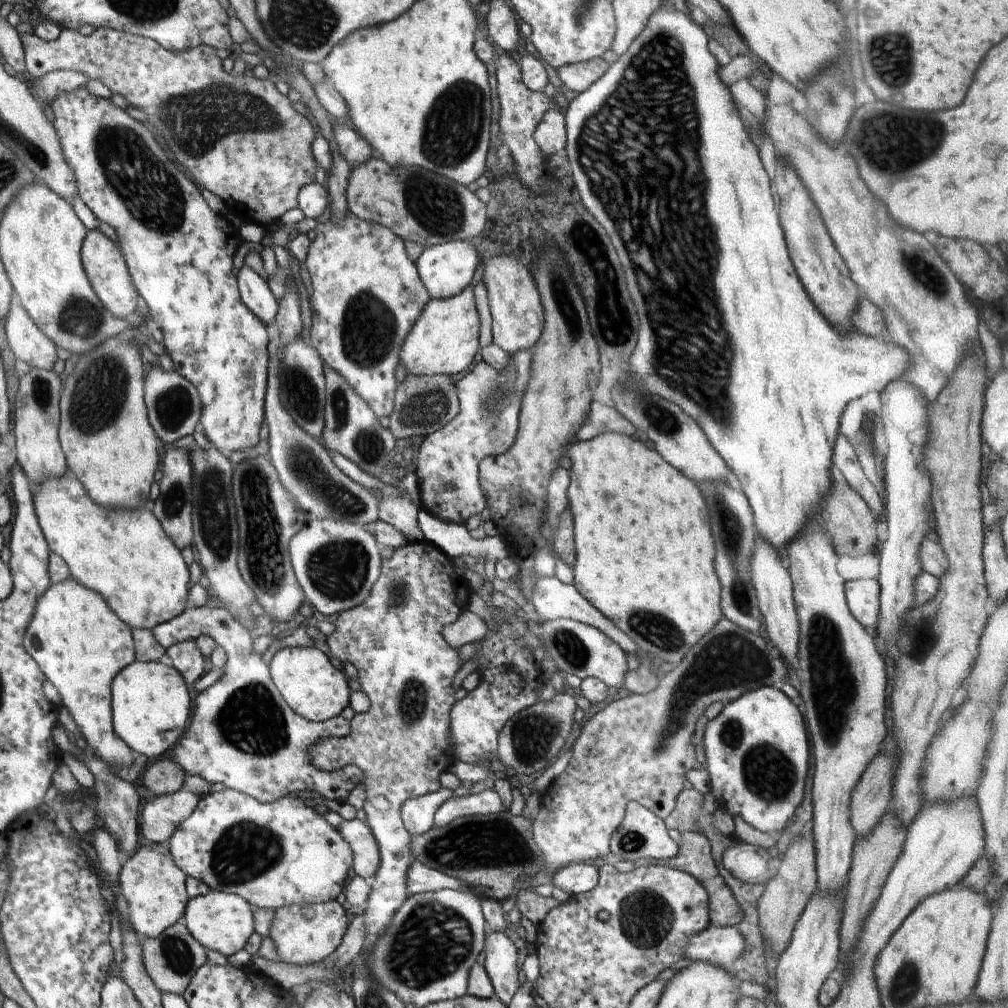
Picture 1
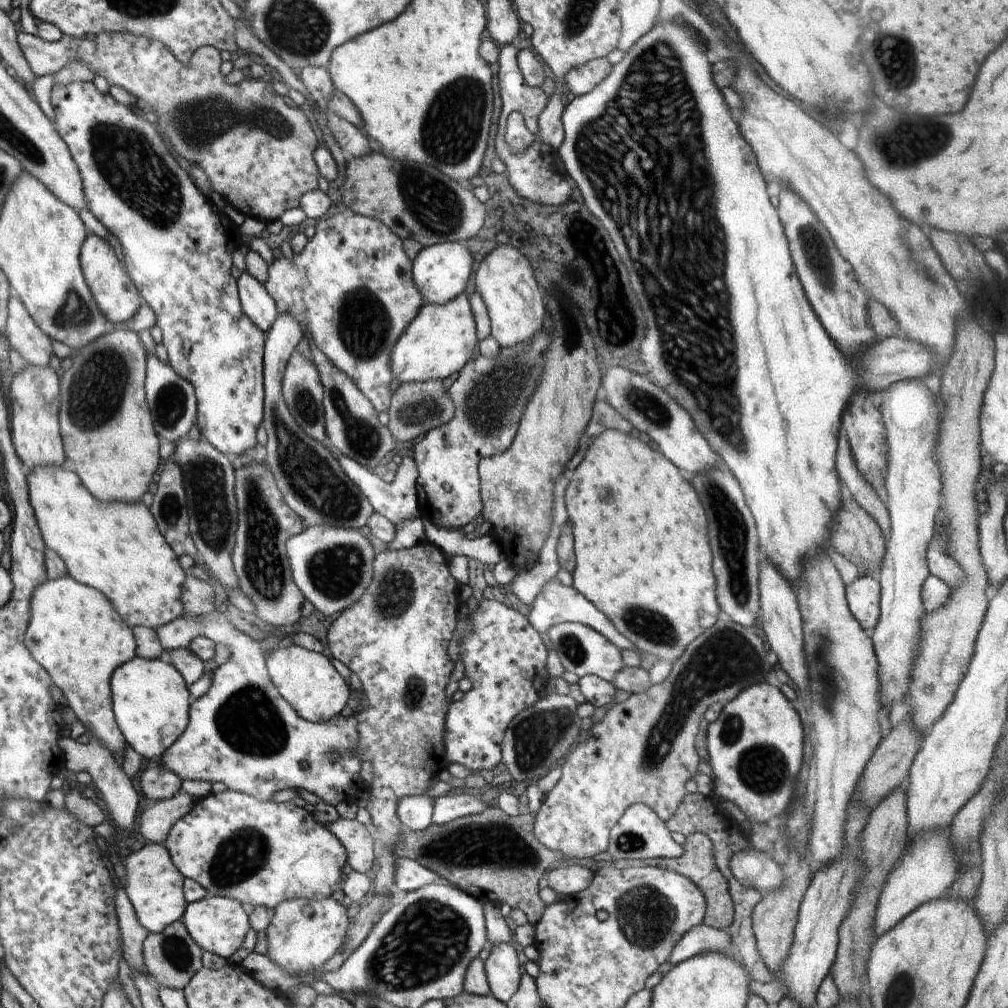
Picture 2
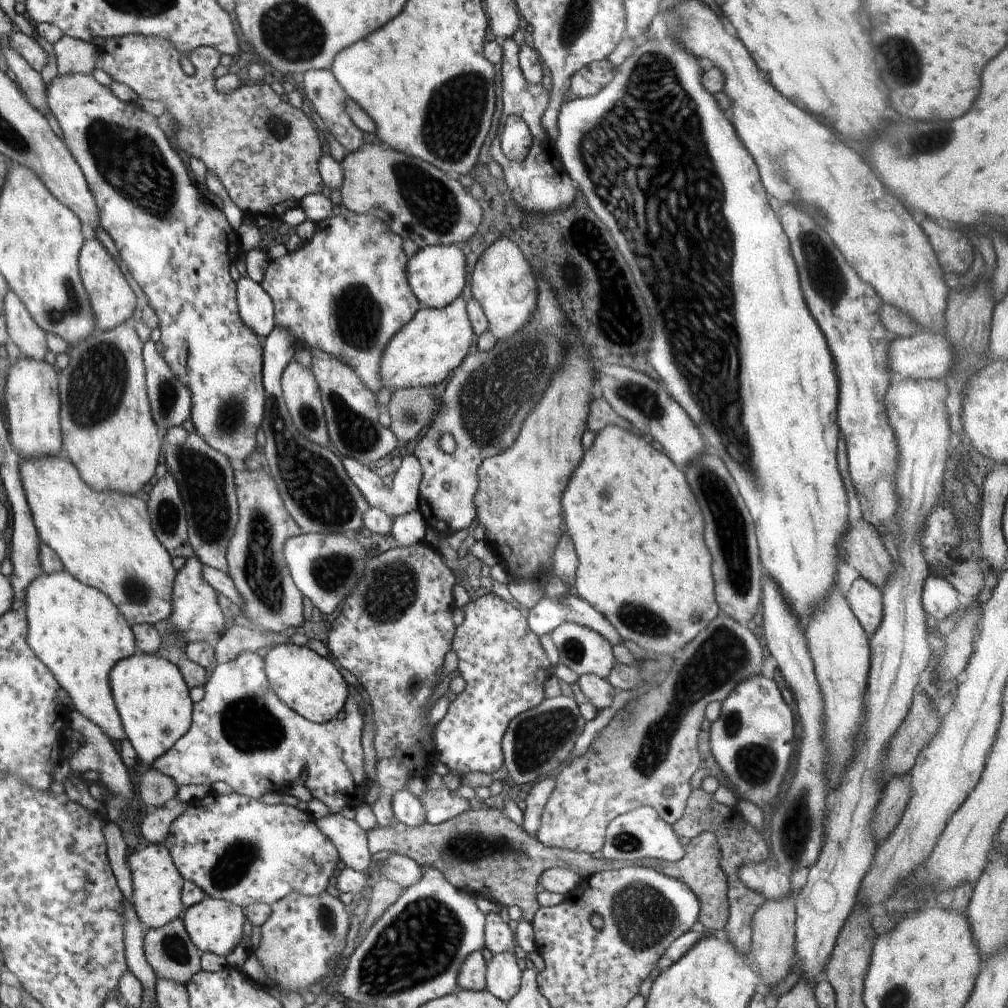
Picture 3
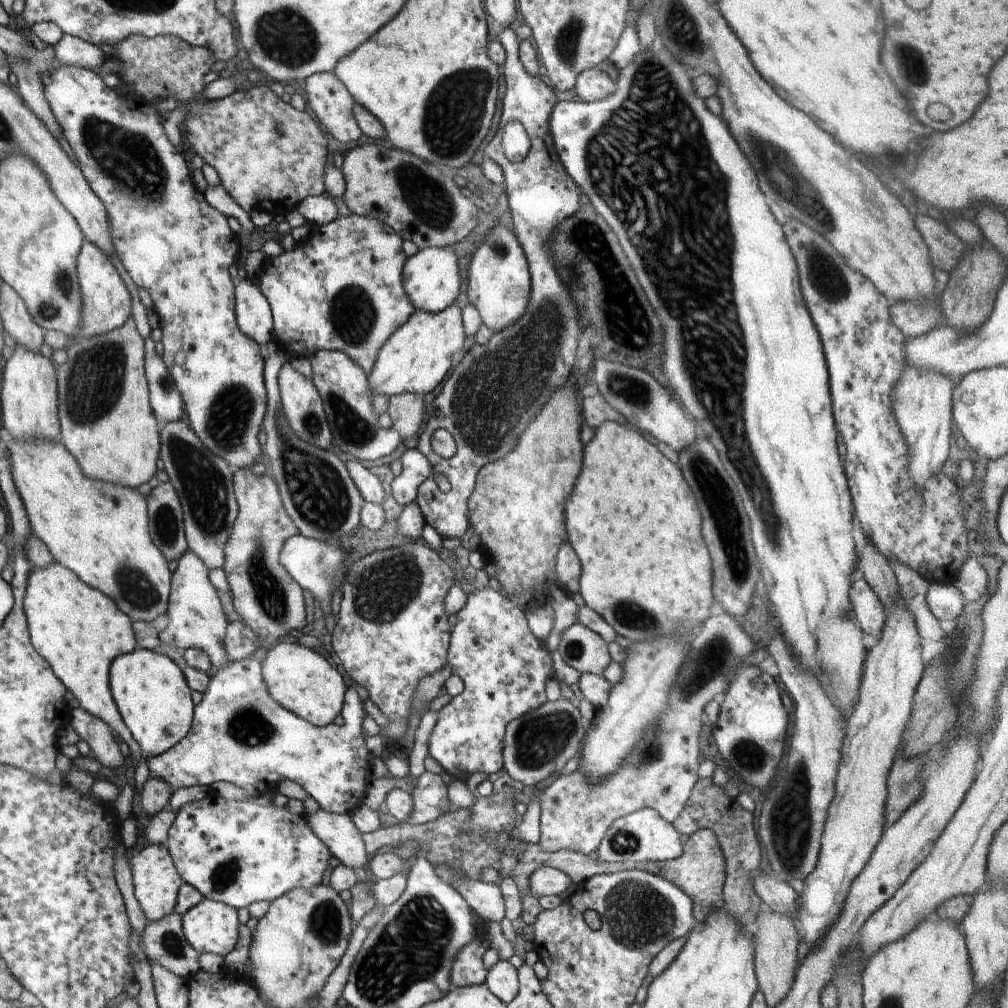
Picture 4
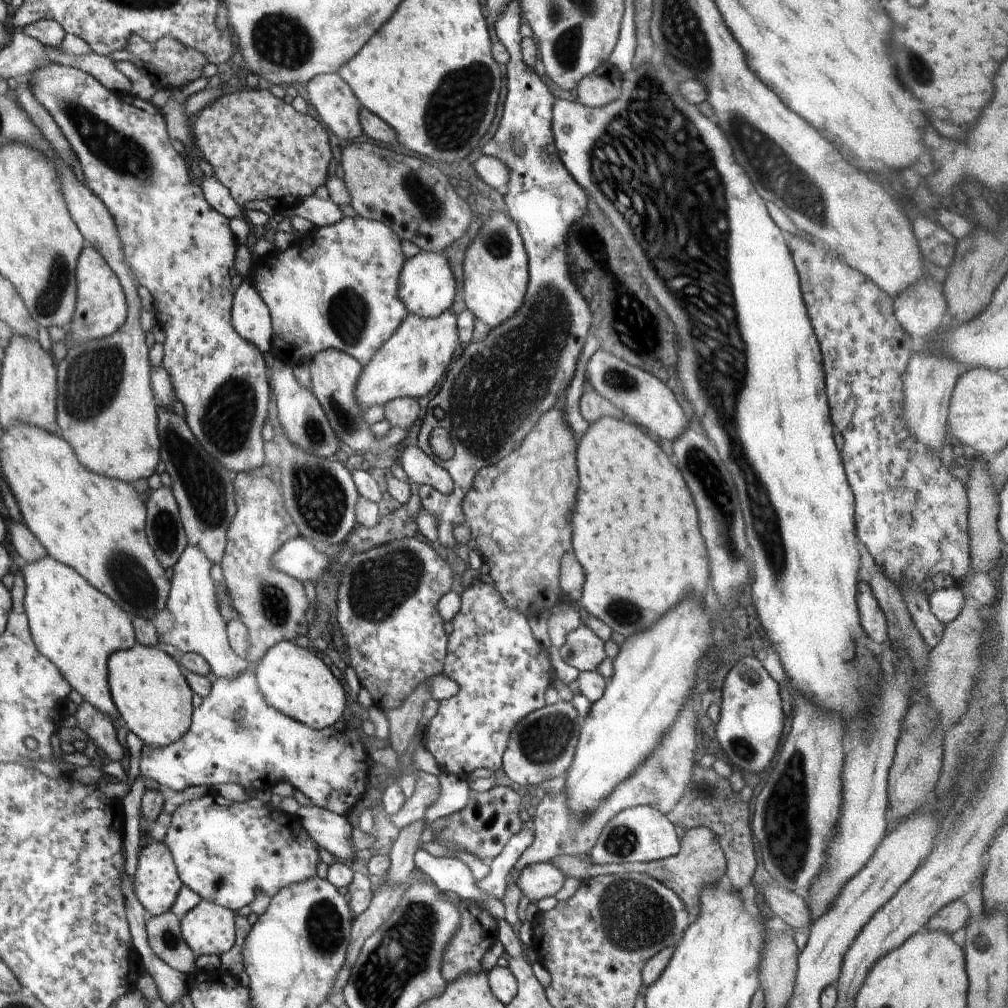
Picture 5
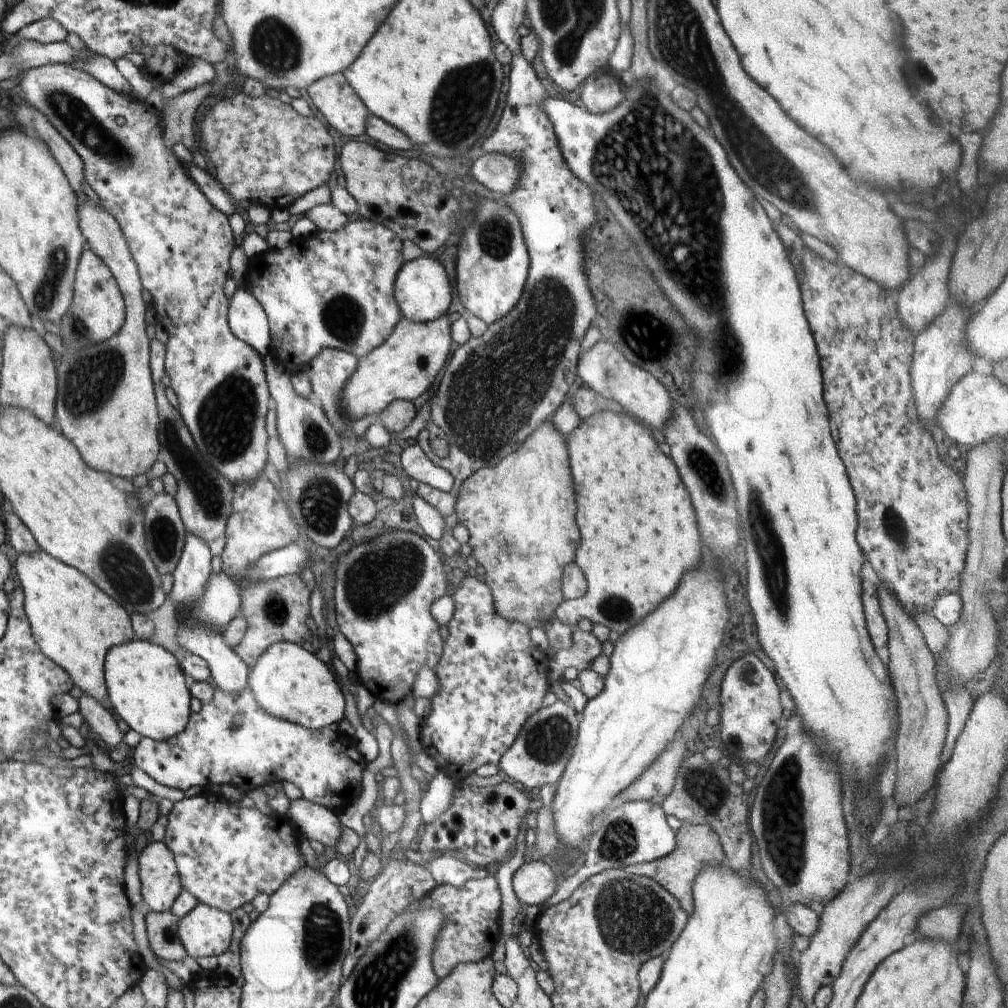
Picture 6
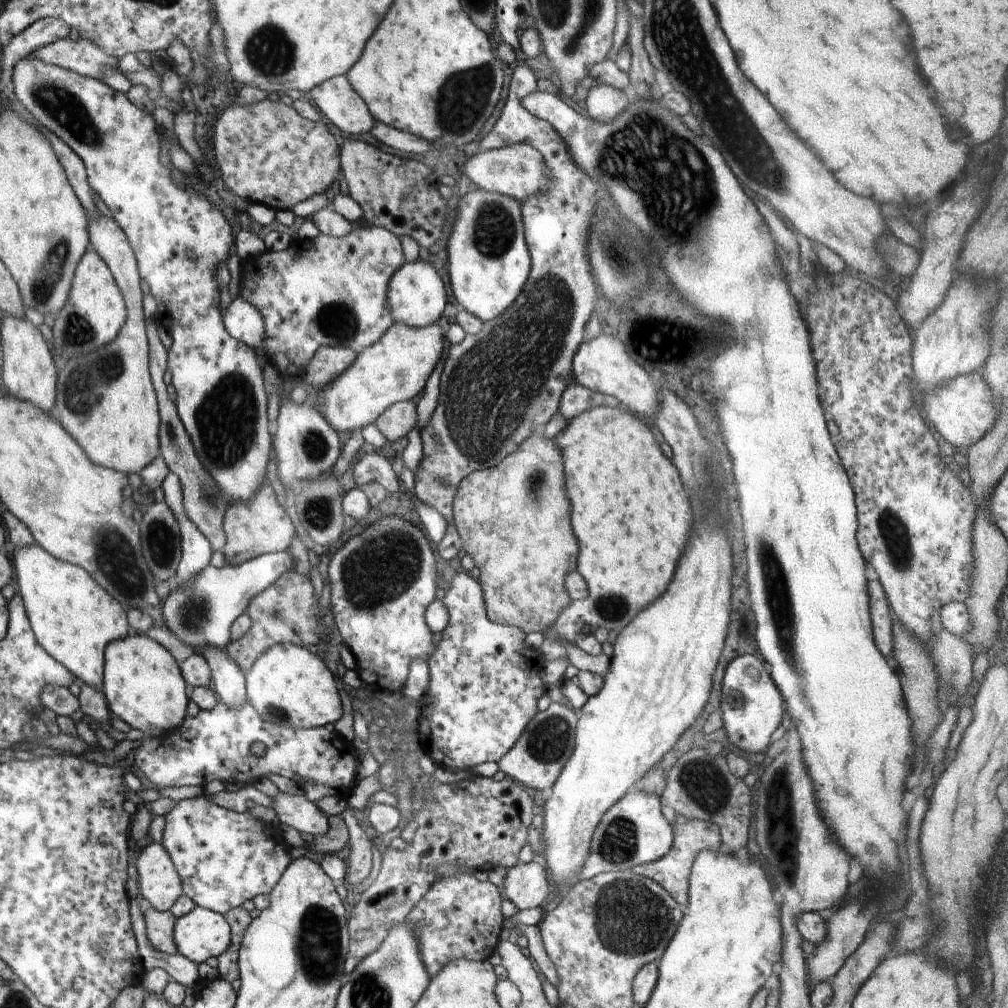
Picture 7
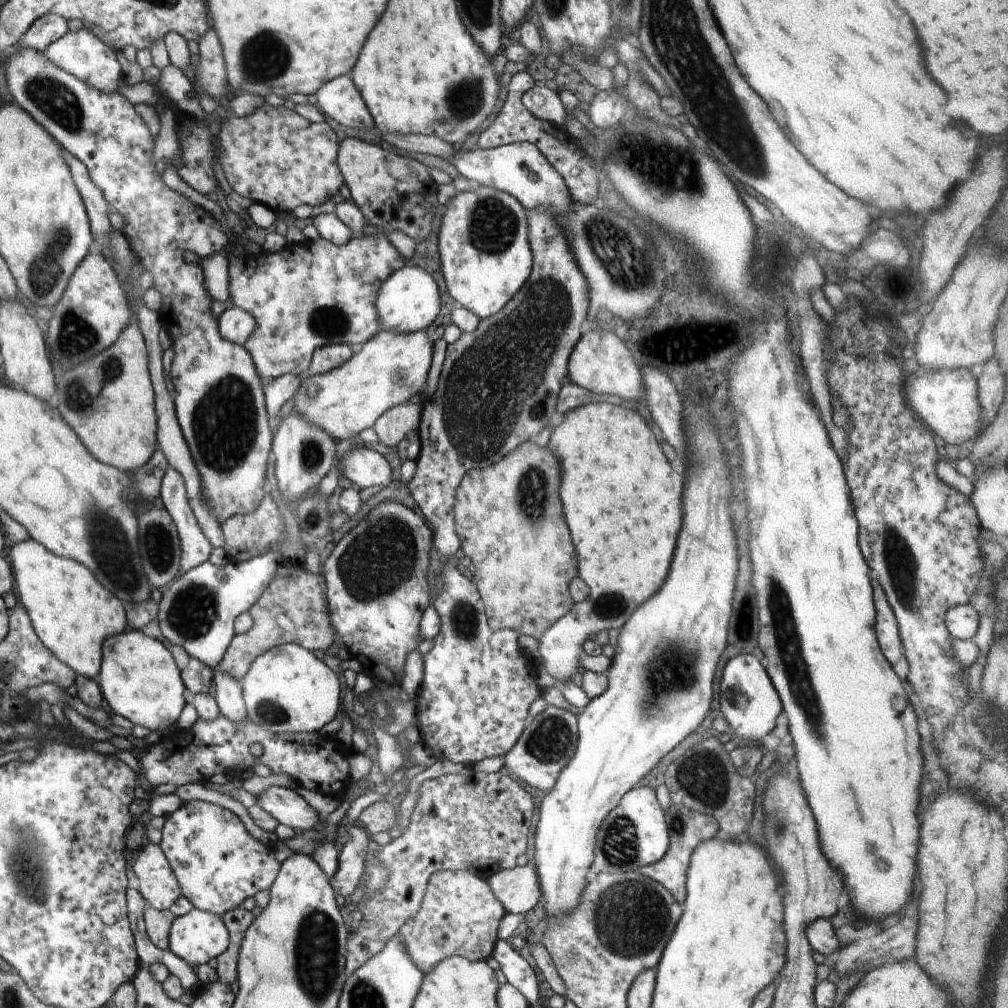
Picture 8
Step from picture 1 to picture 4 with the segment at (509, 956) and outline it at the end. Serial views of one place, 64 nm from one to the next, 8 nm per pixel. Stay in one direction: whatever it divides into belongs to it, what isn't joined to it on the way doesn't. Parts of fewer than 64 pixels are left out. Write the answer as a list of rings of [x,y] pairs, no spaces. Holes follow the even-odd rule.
[[[499,960],[487,970],[485,984],[504,1004],[512,1002],[519,991],[518,972],[510,962]]]

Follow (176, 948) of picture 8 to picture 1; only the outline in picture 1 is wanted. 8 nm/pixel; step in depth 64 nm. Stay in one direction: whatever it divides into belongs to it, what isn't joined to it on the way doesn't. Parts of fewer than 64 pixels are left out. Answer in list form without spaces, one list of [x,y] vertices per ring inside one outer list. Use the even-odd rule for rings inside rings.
[[[209,890],[204,896],[189,899],[182,920],[200,946],[216,950],[228,958],[231,954],[240,952],[254,932],[251,910],[251,904],[236,894]]]

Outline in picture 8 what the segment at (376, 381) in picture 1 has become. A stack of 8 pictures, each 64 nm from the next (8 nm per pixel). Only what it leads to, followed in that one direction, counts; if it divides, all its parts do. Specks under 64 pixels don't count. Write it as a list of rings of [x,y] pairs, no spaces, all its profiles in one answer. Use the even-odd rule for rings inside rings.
[[[384,231],[380,234],[353,236],[342,246],[324,238],[316,242],[289,244],[284,251],[257,253],[246,252],[238,257],[231,252],[228,260],[229,295],[227,304],[240,308],[256,320],[252,336],[242,344],[258,373],[258,378],[278,378],[285,374],[306,376],[314,350],[332,344],[348,344],[354,352],[380,331],[380,318],[376,314],[376,296],[382,283],[399,268],[404,267],[403,256],[392,246]]]

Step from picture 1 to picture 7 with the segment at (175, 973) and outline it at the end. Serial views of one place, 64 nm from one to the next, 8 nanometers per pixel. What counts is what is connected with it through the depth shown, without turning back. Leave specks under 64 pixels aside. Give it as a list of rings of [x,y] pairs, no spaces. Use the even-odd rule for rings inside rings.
[[[150,907],[143,914],[148,940],[156,950],[164,954],[176,954],[176,942],[174,942],[174,924],[177,918],[171,911],[159,911]]]

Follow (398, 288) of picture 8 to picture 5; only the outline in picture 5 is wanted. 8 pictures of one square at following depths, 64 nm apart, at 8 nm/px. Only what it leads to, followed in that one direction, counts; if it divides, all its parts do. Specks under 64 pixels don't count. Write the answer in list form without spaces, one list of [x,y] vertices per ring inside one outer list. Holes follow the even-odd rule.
[[[422,251],[412,258],[405,259],[398,286],[398,298],[404,302],[406,310],[420,318],[435,319],[450,309],[456,298],[456,278],[443,252]]]

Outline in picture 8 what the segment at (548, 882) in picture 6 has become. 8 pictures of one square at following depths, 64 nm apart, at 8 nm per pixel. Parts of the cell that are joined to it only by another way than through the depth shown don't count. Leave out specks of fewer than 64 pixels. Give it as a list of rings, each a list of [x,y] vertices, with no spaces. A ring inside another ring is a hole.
[[[534,860],[525,866],[516,865],[489,874],[485,881],[492,888],[496,900],[502,904],[505,914],[526,914],[542,898]]]

